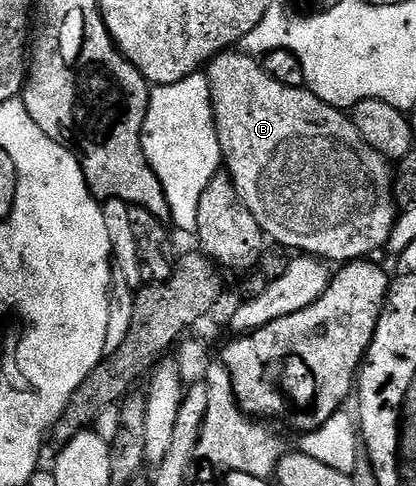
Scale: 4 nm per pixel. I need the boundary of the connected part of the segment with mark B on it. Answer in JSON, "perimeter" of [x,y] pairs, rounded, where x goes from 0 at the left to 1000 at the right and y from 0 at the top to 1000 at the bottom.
{"perimeter":[[[572,105],[526,109],[500,134],[510,220],[514,222],[514,259],[529,286],[529,311],[541,354],[550,356],[553,366],[563,372],[563,383],[587,418],[587,426],[596,426],[596,434],[606,434],[606,442],[615,442],[615,459],[625,459],[632,479],[651,498],[671,496],[688,512],[716,512],[707,516],[772,533],[784,541],[796,541],[793,537],[813,537],[810,541],[865,537],[899,525],[889,521],[904,519],[906,512],[923,510],[947,479],[947,453],[957,447],[957,430],[947,424],[947,414],[952,416],[952,356],[940,333],[930,331],[923,319],[904,313],[870,284],[849,247],[825,226],[779,212],[757,191],[733,179],[714,183],[712,179],[683,179],[683,171],[663,171],[663,163],[654,163],[654,154],[644,154],[644,146],[632,142],[627,132],[599,109],[589,105],[563,107]]]}

